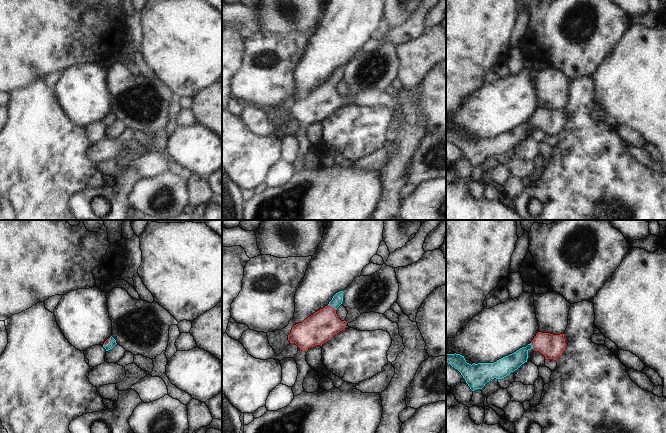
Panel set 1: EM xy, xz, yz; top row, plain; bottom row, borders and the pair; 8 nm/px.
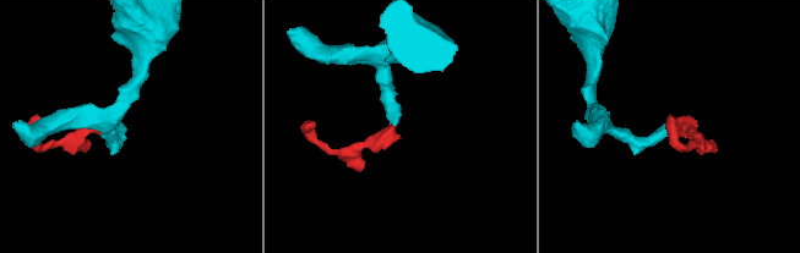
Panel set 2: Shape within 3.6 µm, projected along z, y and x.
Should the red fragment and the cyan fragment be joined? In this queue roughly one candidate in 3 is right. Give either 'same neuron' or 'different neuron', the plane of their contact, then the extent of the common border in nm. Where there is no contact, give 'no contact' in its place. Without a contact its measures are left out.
same neuron | xz | 80 nm

